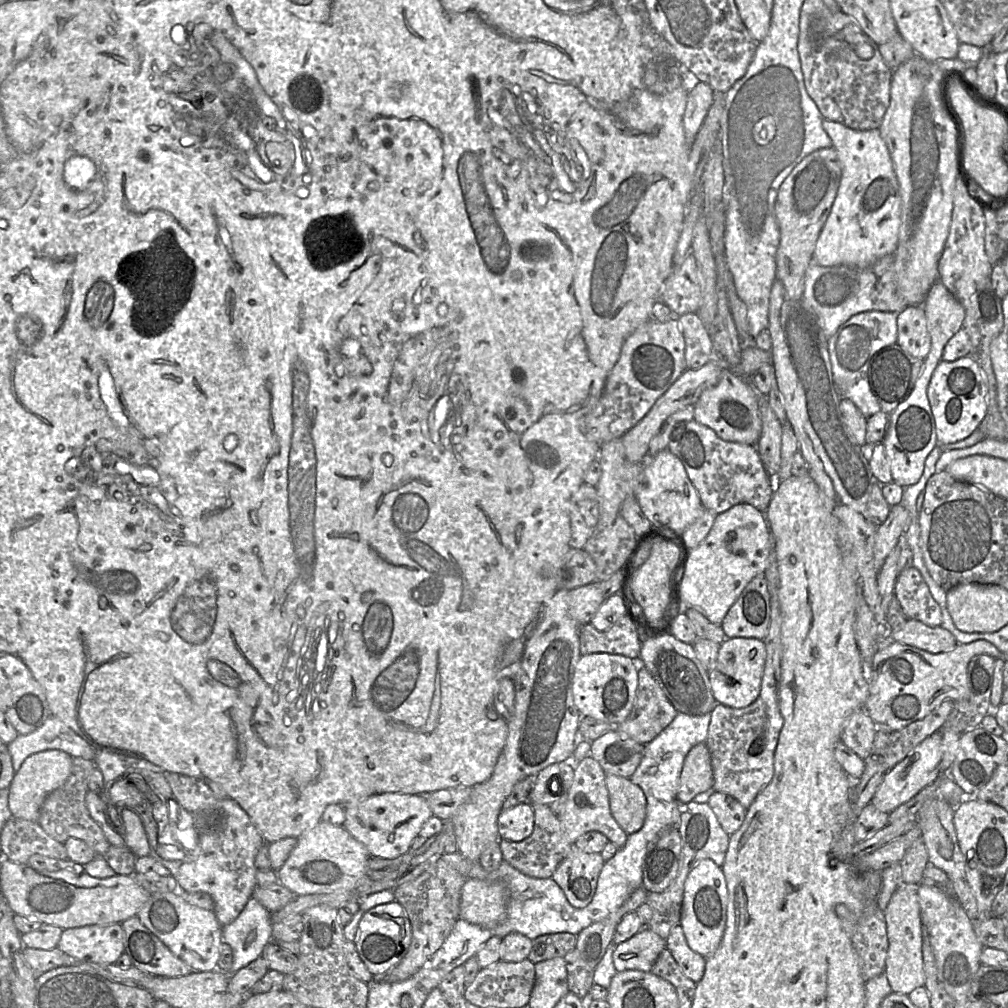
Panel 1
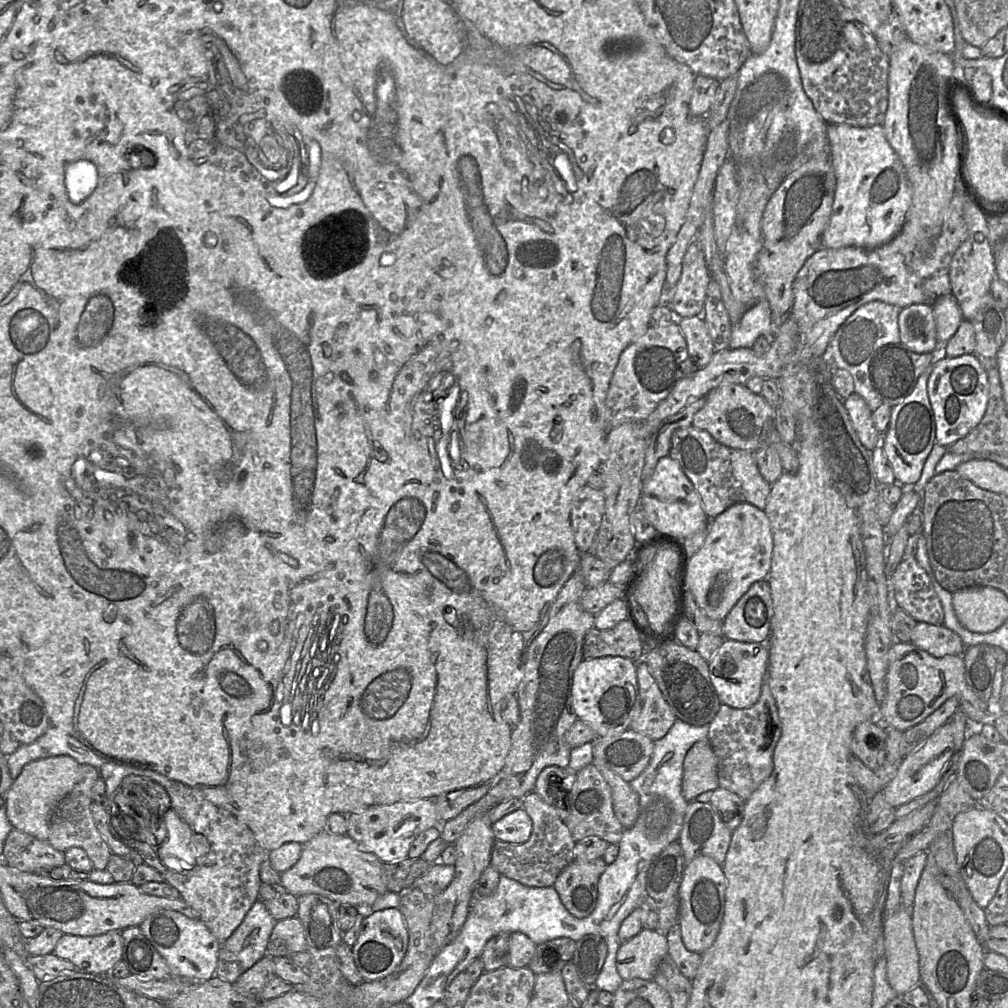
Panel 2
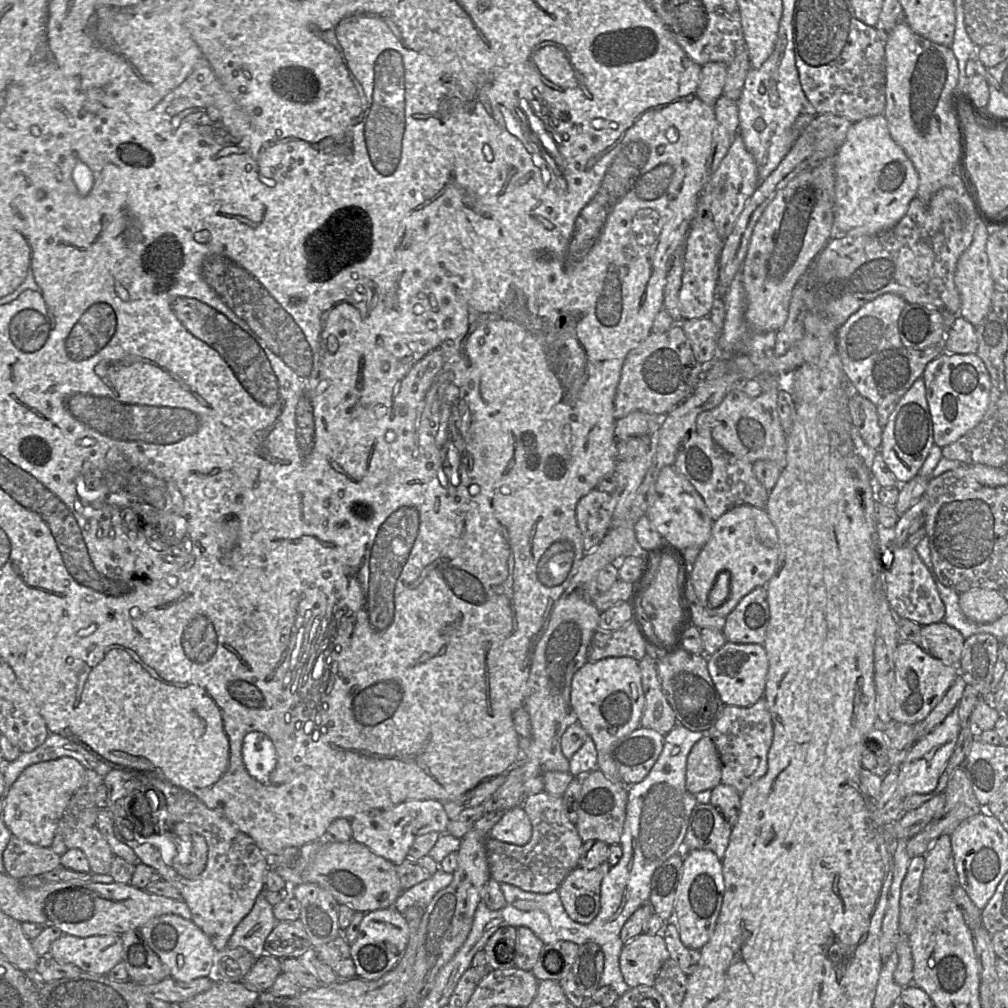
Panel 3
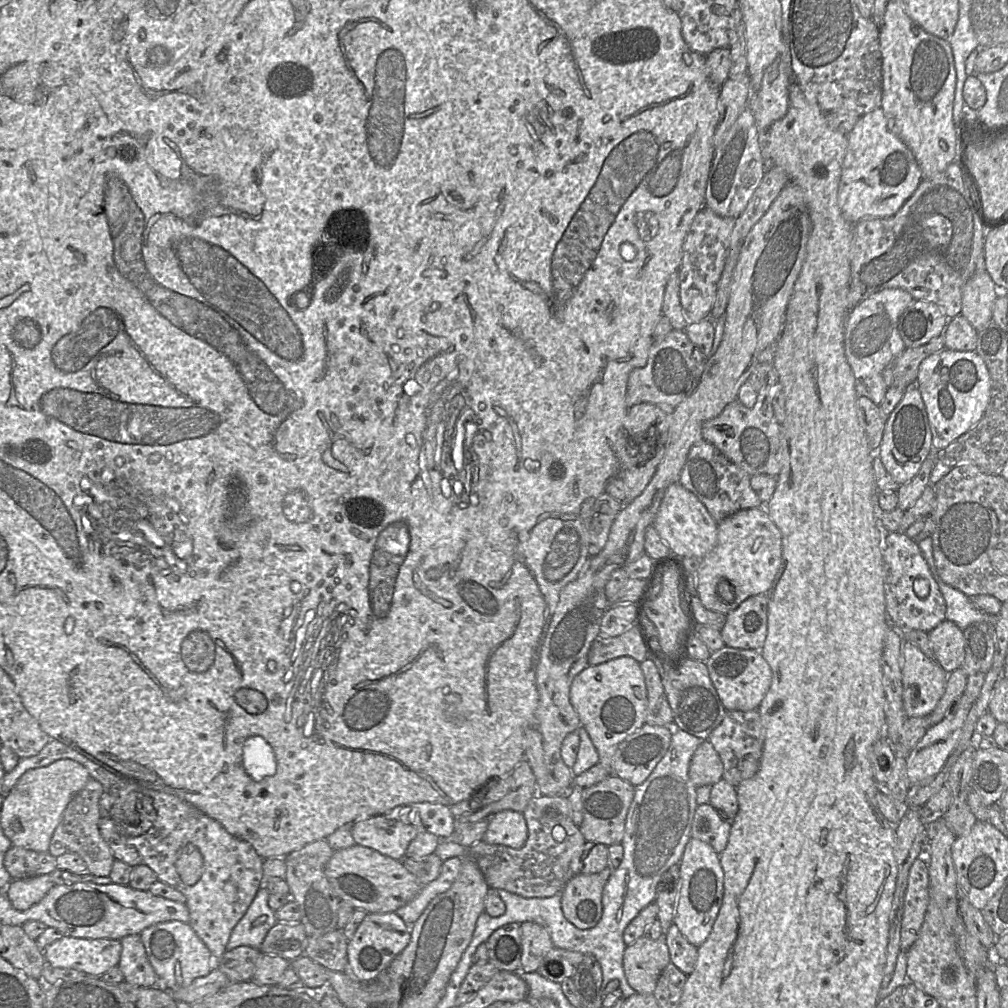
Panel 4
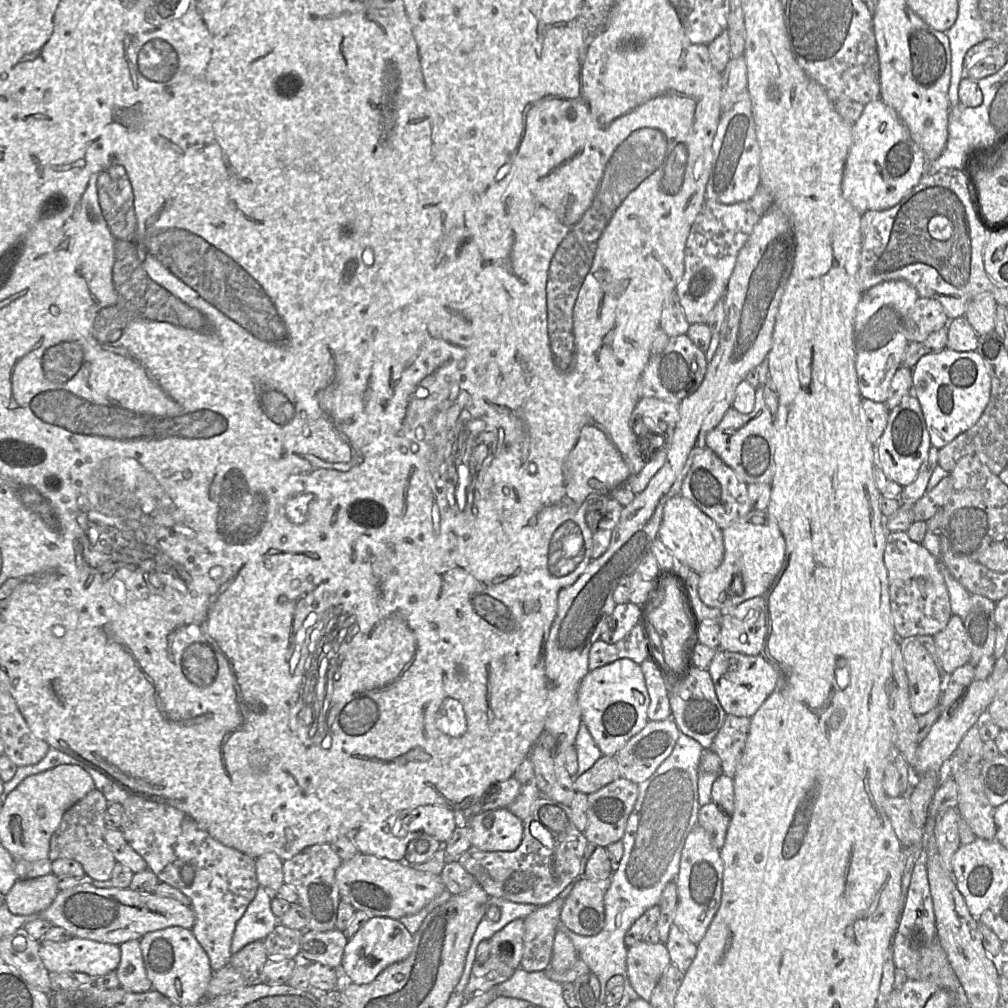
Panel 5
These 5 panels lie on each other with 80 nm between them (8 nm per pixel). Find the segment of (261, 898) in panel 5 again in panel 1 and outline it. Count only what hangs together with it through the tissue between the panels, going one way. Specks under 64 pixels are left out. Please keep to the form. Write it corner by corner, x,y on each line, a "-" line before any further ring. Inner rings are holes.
250,898
243,911
230,924
222,928
222,942
229,945
233,953
231,975
246,967
262,955
265,947
272,941
271,913
256,899

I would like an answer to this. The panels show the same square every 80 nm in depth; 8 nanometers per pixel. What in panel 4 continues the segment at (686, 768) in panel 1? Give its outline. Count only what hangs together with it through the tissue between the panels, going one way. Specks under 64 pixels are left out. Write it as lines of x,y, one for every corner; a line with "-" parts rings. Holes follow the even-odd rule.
703,740
690,760
689,779
695,787
714,785
723,778
723,764
709,740

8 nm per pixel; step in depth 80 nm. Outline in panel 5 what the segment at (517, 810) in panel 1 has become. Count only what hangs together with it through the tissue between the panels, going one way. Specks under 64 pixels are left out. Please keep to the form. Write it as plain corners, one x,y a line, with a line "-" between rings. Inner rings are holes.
507,808
487,810
463,821
471,830
471,843
481,851
514,851
522,842
524,822

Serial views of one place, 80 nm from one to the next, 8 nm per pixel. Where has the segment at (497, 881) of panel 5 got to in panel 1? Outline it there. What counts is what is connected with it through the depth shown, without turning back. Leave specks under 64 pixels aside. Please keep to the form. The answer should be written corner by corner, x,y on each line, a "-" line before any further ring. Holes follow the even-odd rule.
532,804
534,828
532,834
521,842
500,839
499,846
503,860
526,876
532,878
551,878
557,867
570,854
571,845
561,827
556,813
544,804

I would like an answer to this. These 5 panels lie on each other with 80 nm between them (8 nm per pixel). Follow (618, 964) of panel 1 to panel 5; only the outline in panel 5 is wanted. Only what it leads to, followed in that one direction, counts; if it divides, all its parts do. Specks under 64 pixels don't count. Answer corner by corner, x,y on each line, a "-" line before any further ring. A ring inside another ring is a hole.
637,942
627,950
626,967
632,988
640,998
650,1000
651,995
671,960
662,942

